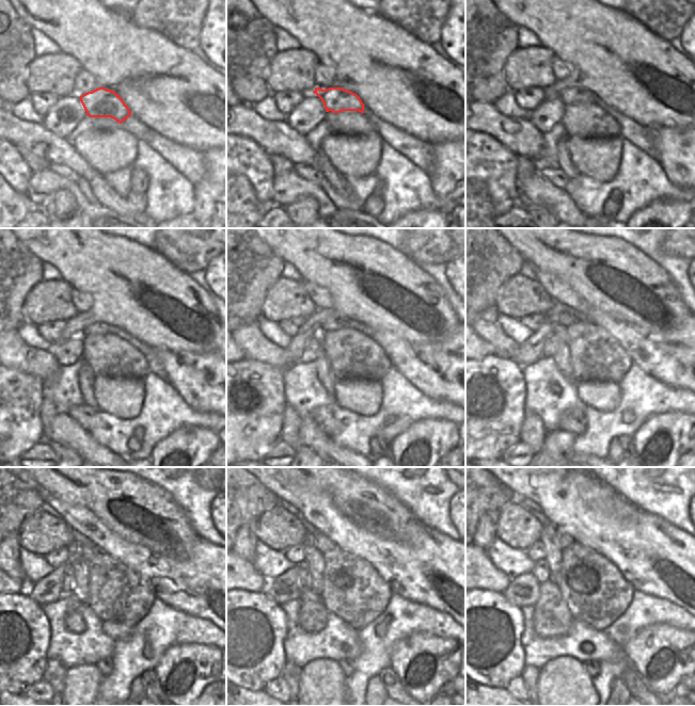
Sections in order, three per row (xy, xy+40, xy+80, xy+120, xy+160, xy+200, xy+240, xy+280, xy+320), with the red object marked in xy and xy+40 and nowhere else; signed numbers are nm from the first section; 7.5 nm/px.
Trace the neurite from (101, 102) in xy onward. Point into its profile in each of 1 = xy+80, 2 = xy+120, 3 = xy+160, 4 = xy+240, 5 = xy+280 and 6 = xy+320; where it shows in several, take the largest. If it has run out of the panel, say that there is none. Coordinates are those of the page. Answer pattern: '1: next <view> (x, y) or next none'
1: next xy+80 (573, 95)
2: next xy+120 (99, 327)
3: next xy+160 (340, 321)
4: next xy+240 (87, 549)
5: next xy+280 (324, 544)
6: next xy+320 (564, 540)

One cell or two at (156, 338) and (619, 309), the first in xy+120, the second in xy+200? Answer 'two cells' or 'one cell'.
one cell

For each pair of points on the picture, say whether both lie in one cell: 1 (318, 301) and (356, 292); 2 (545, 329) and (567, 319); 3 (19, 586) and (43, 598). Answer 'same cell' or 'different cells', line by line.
1: different cells
2: different cells
3: different cells

